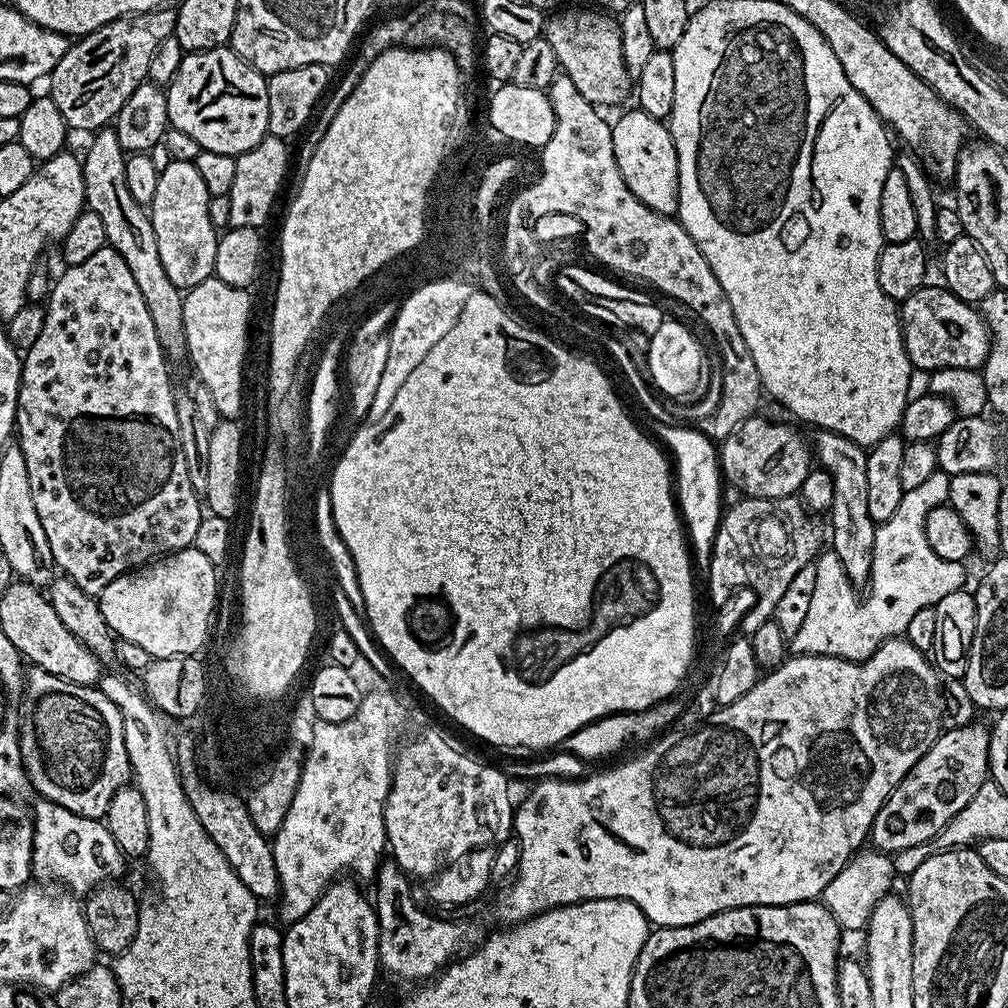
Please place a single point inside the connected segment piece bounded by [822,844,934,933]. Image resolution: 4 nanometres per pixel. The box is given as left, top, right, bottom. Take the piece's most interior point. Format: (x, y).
(850, 896)

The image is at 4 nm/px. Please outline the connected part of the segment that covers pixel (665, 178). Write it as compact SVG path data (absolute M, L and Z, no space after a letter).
M639 110L628 112L612 124L614 158L628 189L650 210L663 216L675 217L680 207L678 154L669 125Z

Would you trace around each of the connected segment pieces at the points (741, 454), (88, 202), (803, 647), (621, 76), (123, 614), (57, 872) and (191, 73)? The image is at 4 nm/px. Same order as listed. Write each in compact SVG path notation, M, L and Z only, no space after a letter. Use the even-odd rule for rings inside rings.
M757 414L752 419L741 424L736 431L728 435L718 448L718 463L722 469L722 476L727 483L738 486L738 490L745 497L757 500L780 500L783 496L796 496L800 491L806 474L813 467L814 456L809 443L803 440L788 424L767 424Z
M99 129L91 140L81 161L85 205L105 223L107 245L120 254L129 267L130 274L133 275L134 282L146 301L150 318L154 321L155 334L158 335L158 342L165 356L174 364L184 362L188 357L188 343L185 336L183 295L181 289L174 287L170 278L166 277L166 272L162 268L158 242L149 213L143 205L135 202L126 187L127 153L121 146L115 129Z
M937 470L930 474L930 479L922 482L922 486L910 490L904 494L902 502L898 502L898 510L889 520L883 521L877 527L874 538L874 566L872 567L872 579L870 589L872 593L861 602L857 589L846 578L842 570L842 562L838 554L830 550L824 550L817 555L814 561L816 573L812 576L812 593L808 596L808 609L796 628L796 633L791 633L790 648L798 656L833 656L839 660L859 660L873 656L885 640L894 640L903 637L907 633L914 614L918 610L935 608L938 601L946 598L946 594L954 594L965 587L964 567L961 562L946 562L946 558L938 558L934 550L930 550L930 542L926 542L924 527L926 526L926 514L937 508L940 504L948 504L948 491L950 490L950 477Z
M570 10L555 13L545 23L544 37L559 62L563 73L571 78L578 92L598 108L614 106L632 92L632 77L625 66L619 21L609 13L590 10Z
M195 547L170 552L130 572L122 573L110 586L100 592L98 603L105 622L120 640L142 646L154 658L161 656L190 656L199 653L208 636L208 623L216 608L217 565L210 562L201 550Z
M52 800L37 801L30 808L32 871L37 881L55 882L73 894L88 894L97 884L119 877L116 875L123 870L126 857L114 842L107 823L74 814Z
M231 47L184 55L178 74L174 74L166 91L169 125L190 134L203 150L237 157L258 146L258 142L269 135L267 79Z

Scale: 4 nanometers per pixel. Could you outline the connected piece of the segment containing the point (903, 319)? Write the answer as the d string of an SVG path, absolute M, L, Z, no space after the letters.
M919 288L905 300L899 301L898 311L904 349L913 369L925 368L928 374L950 367L980 370L988 361L990 337L984 317L973 305L960 300L947 288Z

